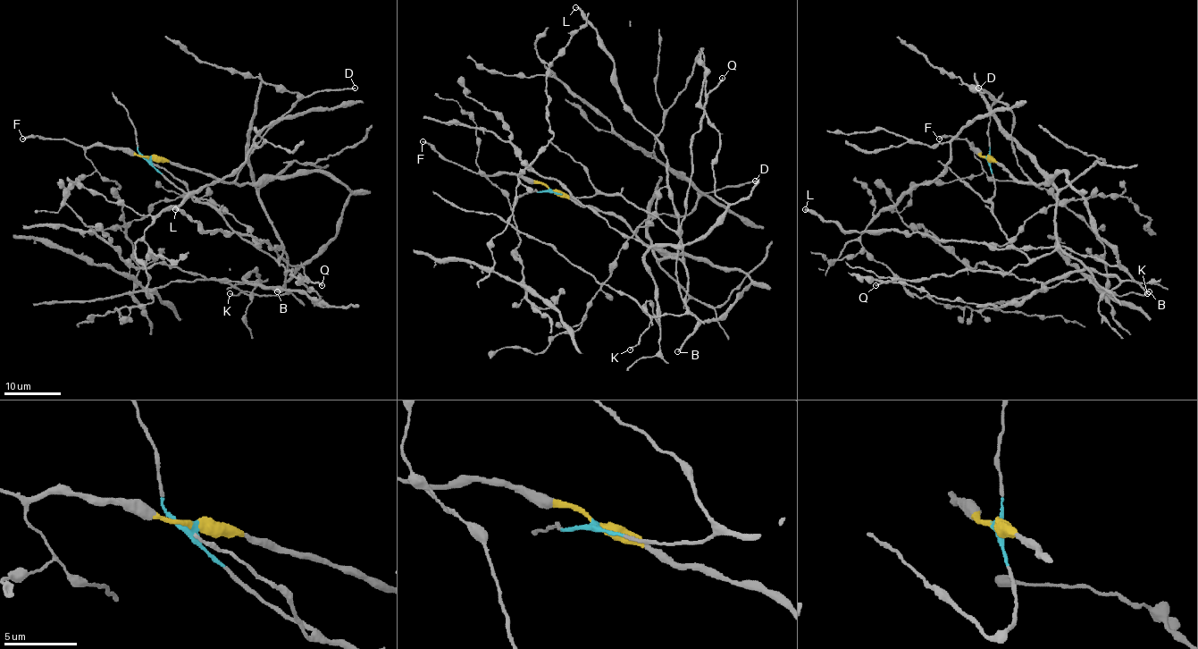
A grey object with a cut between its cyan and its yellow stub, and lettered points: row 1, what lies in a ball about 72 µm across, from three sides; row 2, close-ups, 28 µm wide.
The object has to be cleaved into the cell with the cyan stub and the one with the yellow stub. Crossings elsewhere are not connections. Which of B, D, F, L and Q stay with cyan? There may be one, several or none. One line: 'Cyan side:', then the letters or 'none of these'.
Cyan side: Q

